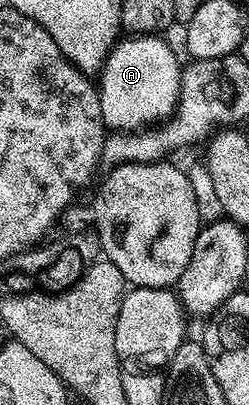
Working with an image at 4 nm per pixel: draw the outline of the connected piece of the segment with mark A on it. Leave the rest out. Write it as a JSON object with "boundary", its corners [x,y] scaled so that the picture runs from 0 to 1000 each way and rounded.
{"boundary":[[[514,89],[454,114],[430,151],[418,153],[418,170],[394,183],[394,220],[422,314],[474,326],[530,326],[687,284],[723,240],[731,153],[707,146],[703,128],[655,104],[659,99],[643,89]]]}

